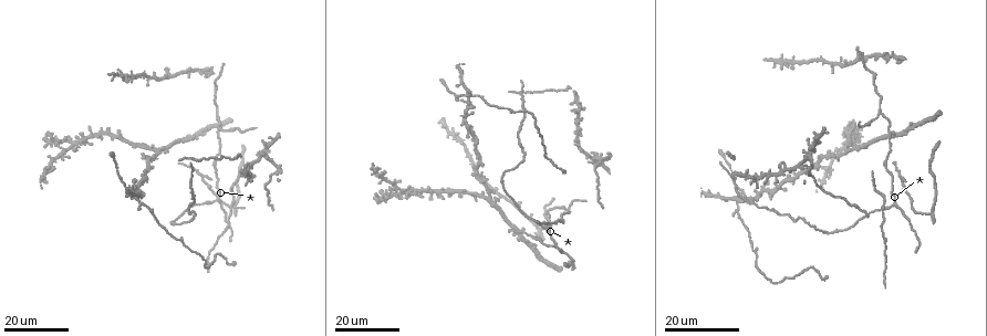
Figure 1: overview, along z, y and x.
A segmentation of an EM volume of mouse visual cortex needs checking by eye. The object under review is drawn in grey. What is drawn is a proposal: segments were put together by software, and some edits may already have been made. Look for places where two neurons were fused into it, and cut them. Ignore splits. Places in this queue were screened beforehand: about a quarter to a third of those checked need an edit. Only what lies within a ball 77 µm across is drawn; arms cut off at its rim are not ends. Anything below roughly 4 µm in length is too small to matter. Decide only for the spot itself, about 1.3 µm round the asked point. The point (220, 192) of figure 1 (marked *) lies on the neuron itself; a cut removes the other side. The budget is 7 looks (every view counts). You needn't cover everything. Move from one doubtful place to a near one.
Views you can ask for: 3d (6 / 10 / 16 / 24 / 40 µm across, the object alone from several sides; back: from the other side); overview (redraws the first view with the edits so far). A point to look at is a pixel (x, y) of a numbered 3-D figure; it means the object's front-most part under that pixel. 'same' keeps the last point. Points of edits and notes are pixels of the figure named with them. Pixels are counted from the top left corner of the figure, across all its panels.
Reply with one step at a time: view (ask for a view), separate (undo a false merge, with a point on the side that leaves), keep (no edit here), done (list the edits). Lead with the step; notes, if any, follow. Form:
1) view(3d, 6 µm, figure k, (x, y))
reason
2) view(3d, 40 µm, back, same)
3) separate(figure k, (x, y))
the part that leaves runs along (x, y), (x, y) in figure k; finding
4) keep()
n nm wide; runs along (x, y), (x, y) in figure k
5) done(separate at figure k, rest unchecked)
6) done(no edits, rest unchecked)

view(3d, 24 µm, figure 1, (892, 205))
a fork

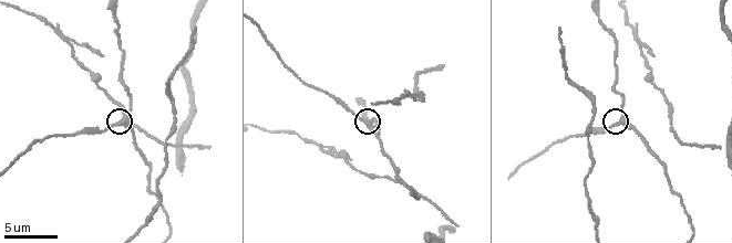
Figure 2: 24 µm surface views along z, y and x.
view(3d, 10 µm, figure 2, (124, 124))

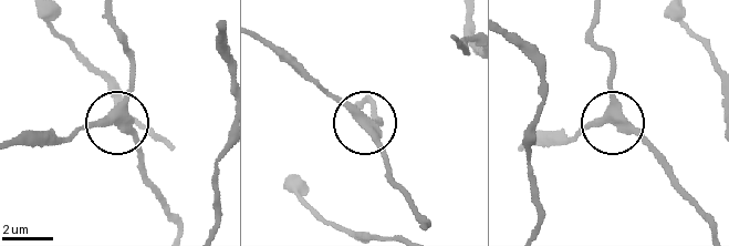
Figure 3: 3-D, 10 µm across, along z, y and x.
keep()
3 arms; runs along (132, 62), (120, 123), (143, 153) in figure 3; one neuron here

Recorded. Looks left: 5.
view(3d, 16 µm, figure 1, (878, 110))
branch point

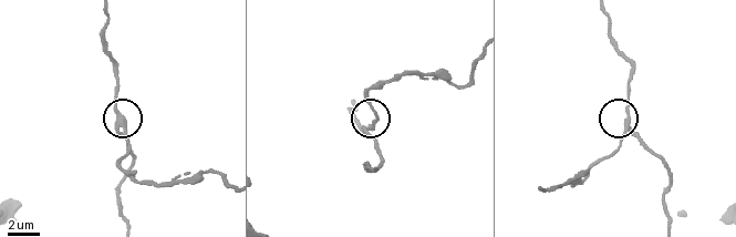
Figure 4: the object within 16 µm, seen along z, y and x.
view(3d, 10 µm, figure 4, (125, 129))

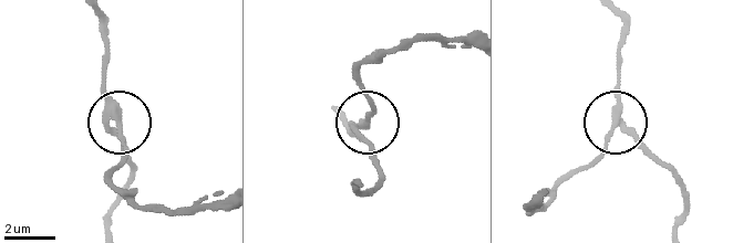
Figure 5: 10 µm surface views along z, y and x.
separate(figure 5, (372, 113))
the part that leaves runs along (361, 124), (374, 109), (368, 63), (470, 41) in figure 5; two neurons meet here

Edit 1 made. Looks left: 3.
view(overview)
see it whole again

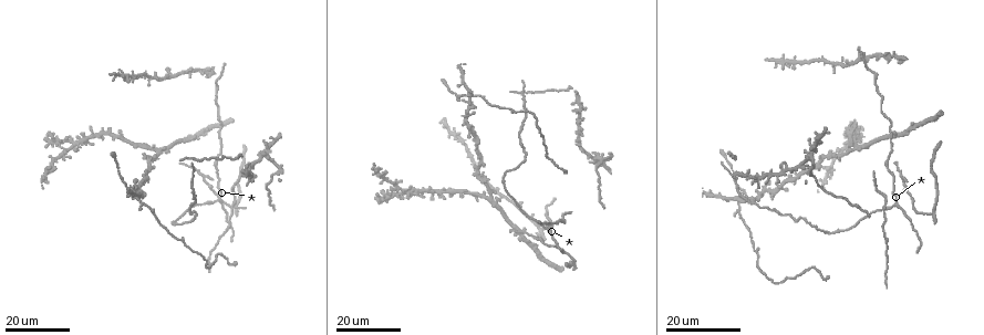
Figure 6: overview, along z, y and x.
view(3d, 24 µm, figure 6, (466, 94))
four-way junction

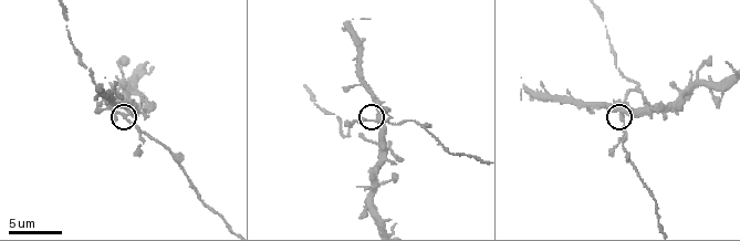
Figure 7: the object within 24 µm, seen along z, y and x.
view(3d, 10 µm, figure 7, (129, 114))
closer look

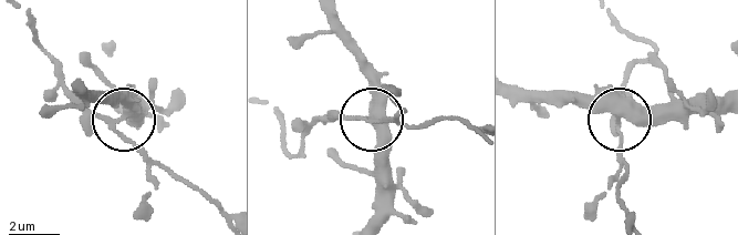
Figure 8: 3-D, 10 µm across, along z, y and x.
keep()
330 nm wide; runs along (720, 96), (638, 105), (620, 113), (594, 99), (564, 99) in figure 8; one neuron here

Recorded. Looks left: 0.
done(separate at figure 5, rest unchecked)

